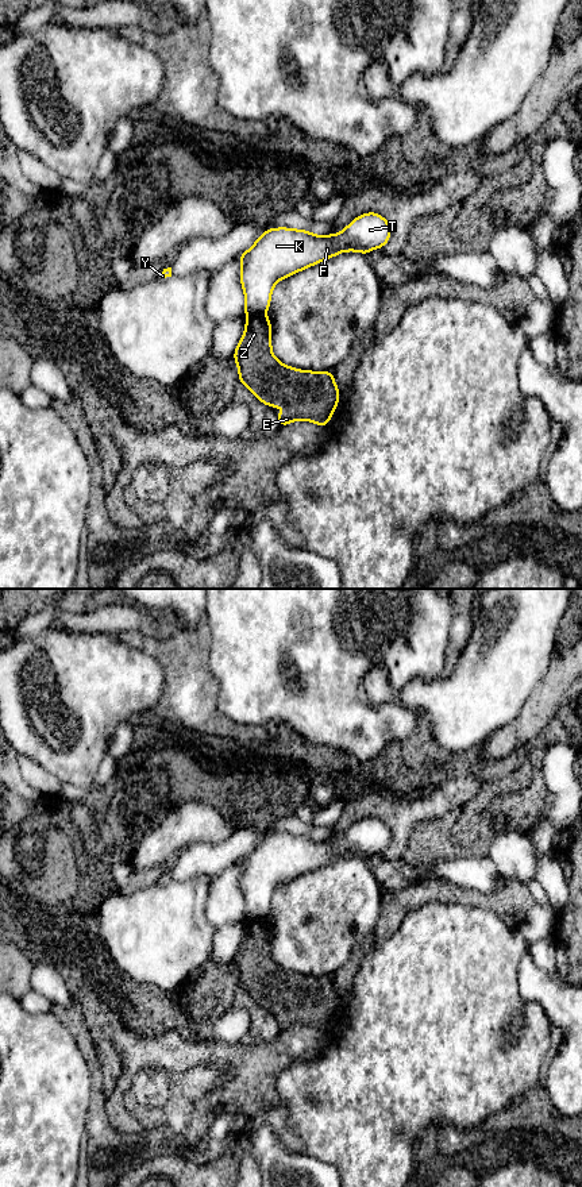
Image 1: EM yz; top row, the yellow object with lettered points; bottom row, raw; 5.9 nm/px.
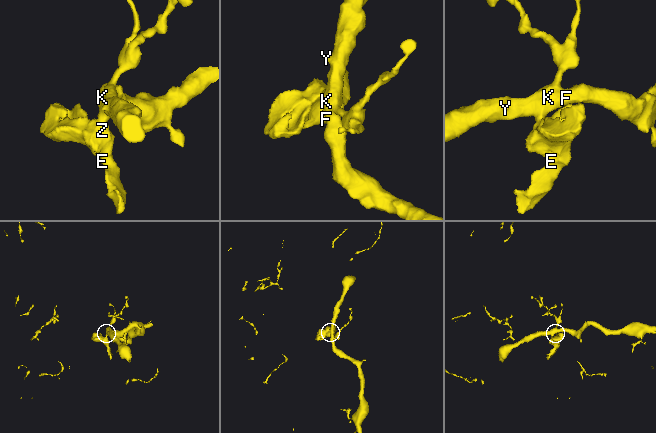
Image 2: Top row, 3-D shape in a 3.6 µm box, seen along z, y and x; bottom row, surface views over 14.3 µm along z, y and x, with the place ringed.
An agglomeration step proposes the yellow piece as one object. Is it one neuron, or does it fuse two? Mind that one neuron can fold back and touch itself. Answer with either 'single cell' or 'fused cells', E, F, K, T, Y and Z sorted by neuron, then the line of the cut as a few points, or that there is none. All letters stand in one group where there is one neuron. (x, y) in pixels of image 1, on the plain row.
fused cells; E Z / F K T Y; cut in yz along (263, 917), (247, 920)

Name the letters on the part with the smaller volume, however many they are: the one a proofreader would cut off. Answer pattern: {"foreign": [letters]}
{"foreign": ["E", "Z"]}

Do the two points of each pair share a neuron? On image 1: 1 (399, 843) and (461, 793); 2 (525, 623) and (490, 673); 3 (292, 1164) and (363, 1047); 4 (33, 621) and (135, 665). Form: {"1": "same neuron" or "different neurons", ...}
{"1": "same neuron", "2": "same neuron", "3": "different neurons", "4": "different neurons"}

